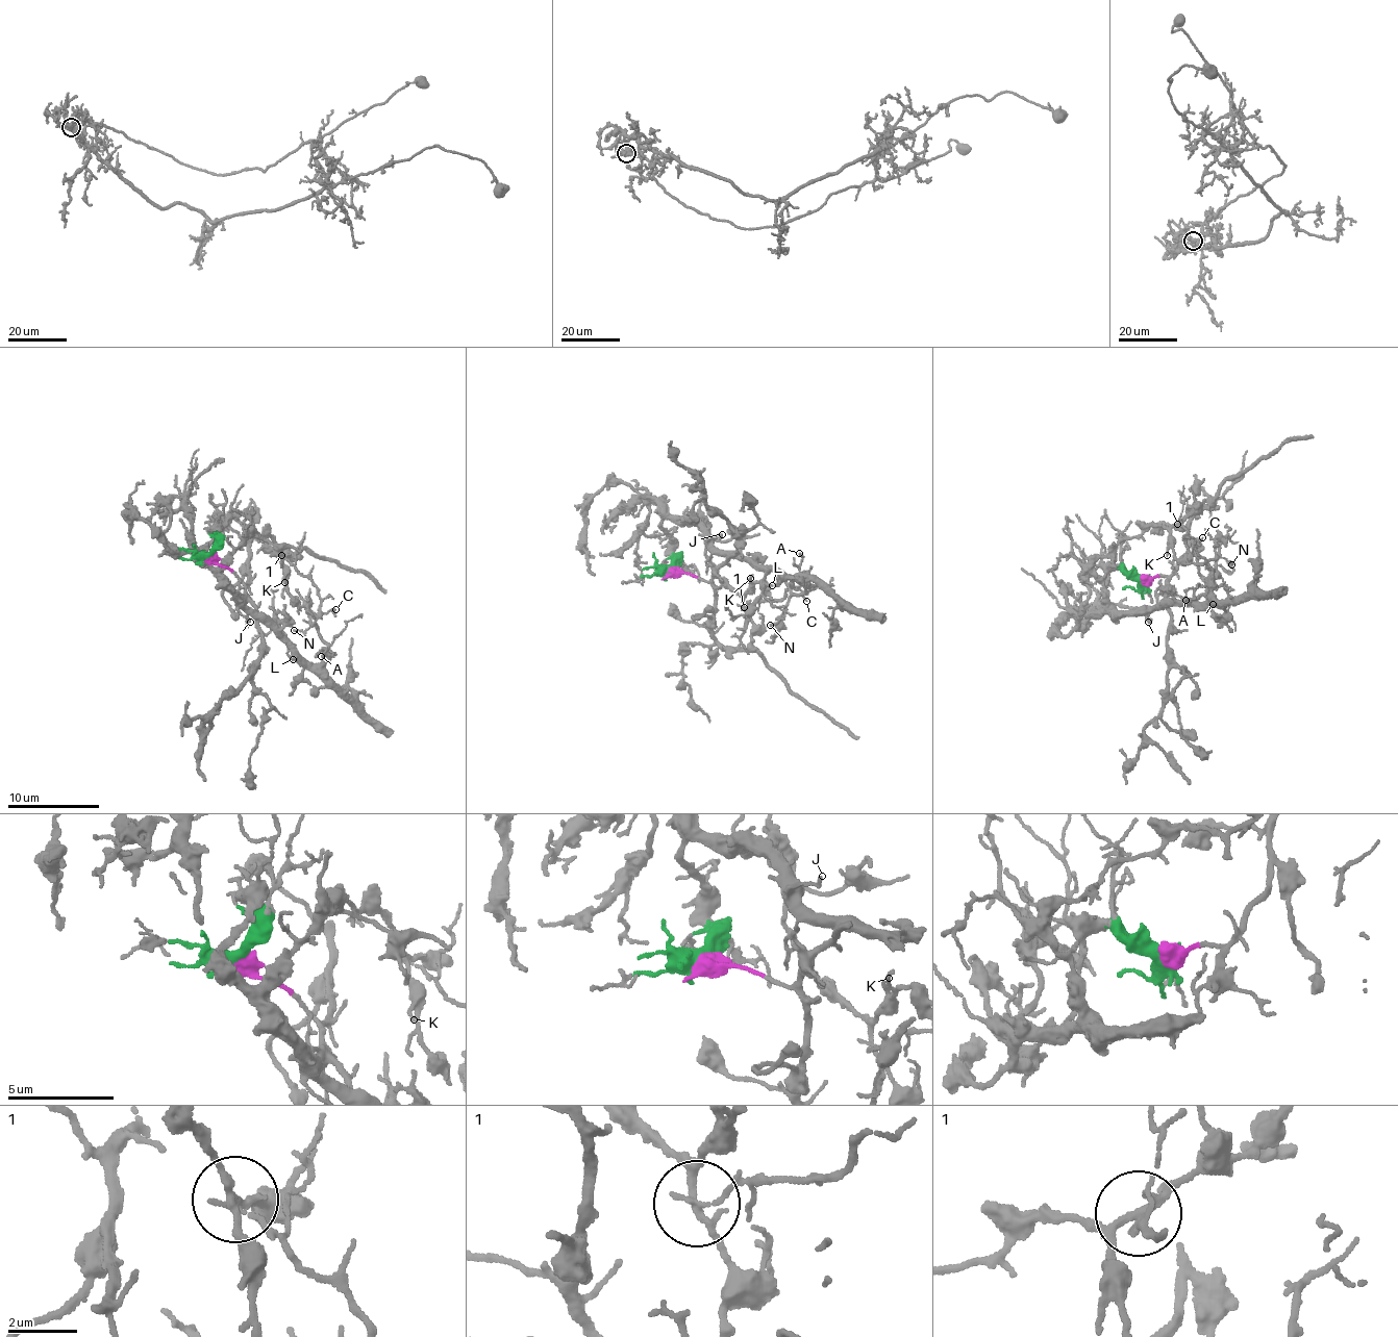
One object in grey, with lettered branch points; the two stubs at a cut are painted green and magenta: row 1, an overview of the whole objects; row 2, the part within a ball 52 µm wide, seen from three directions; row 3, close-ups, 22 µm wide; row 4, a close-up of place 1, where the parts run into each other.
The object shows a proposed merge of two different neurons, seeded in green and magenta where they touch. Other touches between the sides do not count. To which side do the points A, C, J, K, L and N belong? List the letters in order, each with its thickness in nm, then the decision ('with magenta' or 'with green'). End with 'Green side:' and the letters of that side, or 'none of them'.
A: calibre 110 nm; with green
C: calibre 100 nm; with green
J: calibre 150 nm; with green
K: calibre 150 nm; with magenta
L: calibre 140 nm; with green
N: calibre 140 nm; with green
Green side: A, C, J, L, N

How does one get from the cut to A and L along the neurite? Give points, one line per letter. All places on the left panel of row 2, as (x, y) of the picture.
A: (207, 557), (216, 531), (201, 554), (205, 562), (311, 663), (324, 659), (324, 648), (322, 656)
L: (207, 557), (216, 531), (201, 554), (205, 562), (217, 566), (246, 606), (267, 615), (293, 660)

